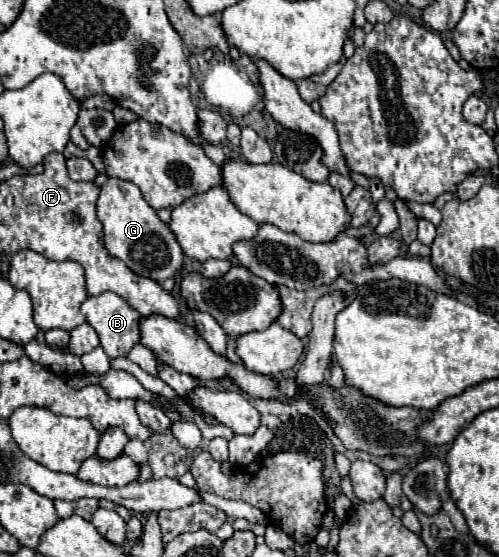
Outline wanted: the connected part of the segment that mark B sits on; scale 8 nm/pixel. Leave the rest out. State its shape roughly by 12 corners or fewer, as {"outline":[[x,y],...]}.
{"outline":[[113,291],[81,305],[105,353],[127,357],[141,313]]}

